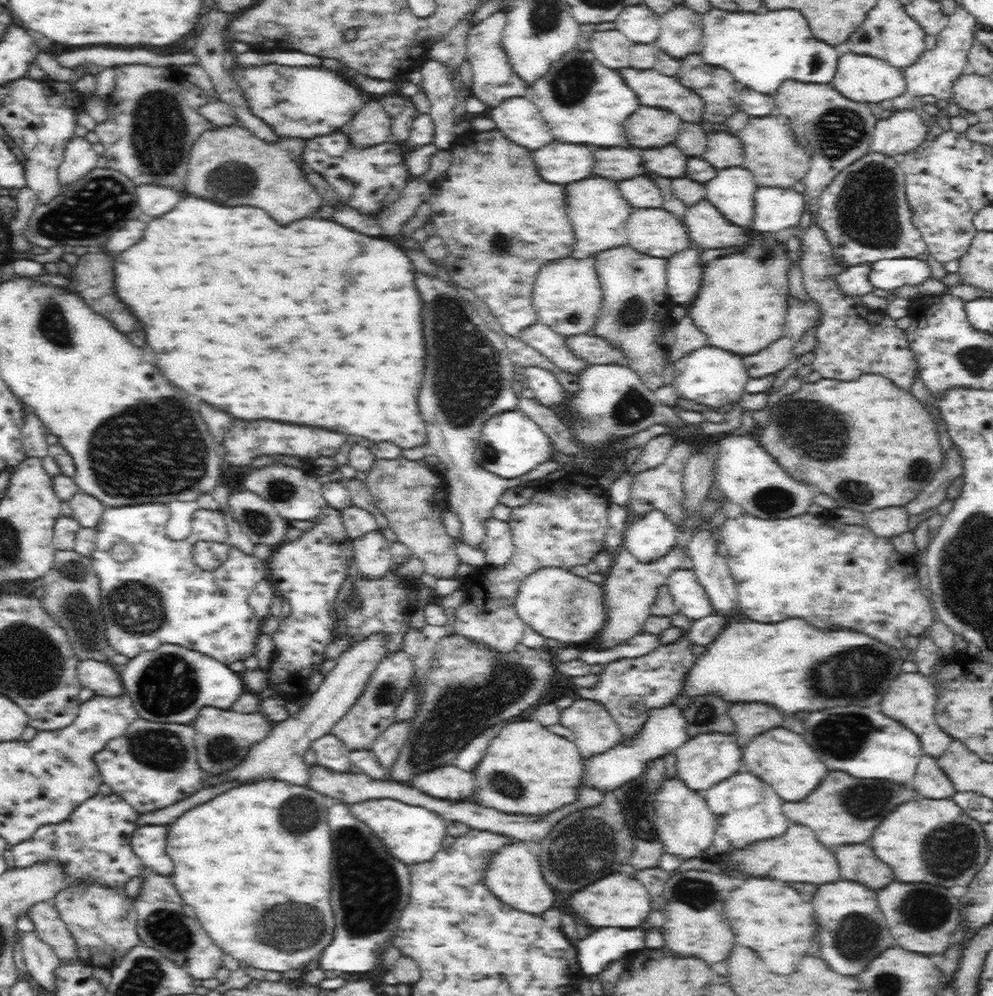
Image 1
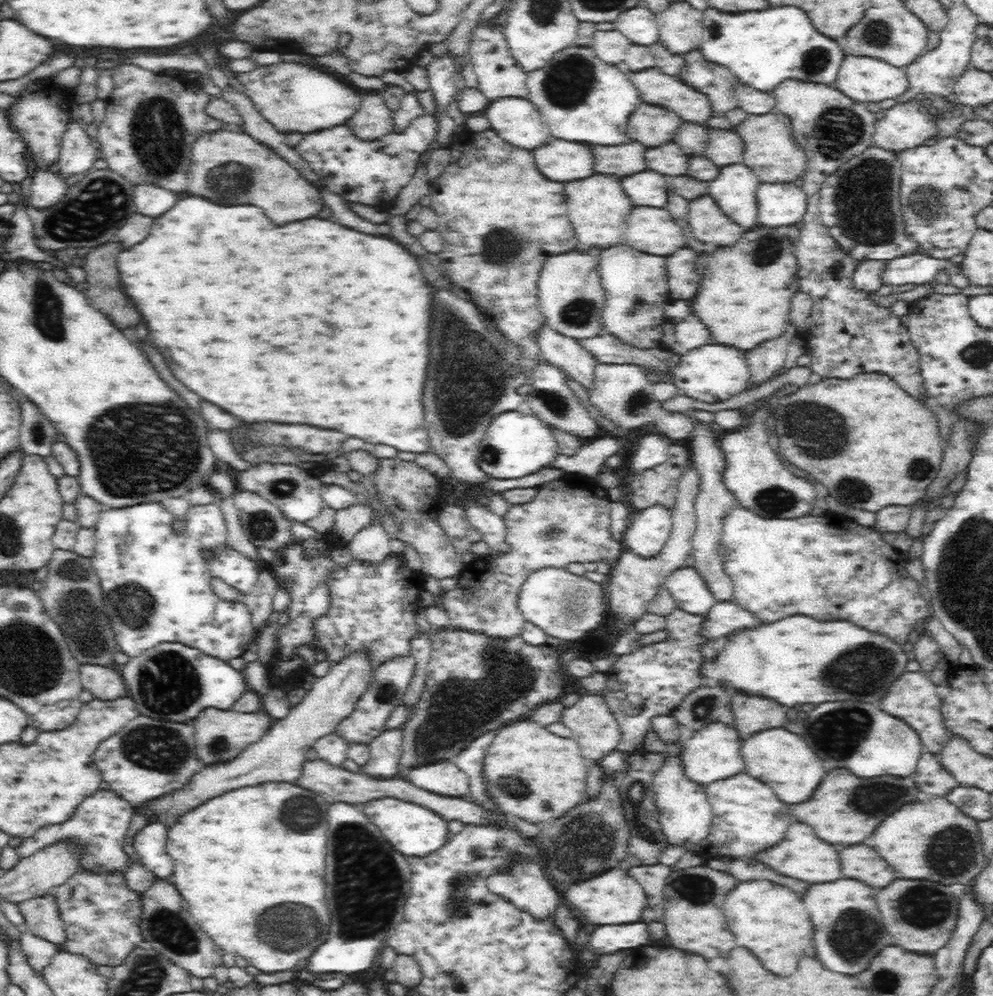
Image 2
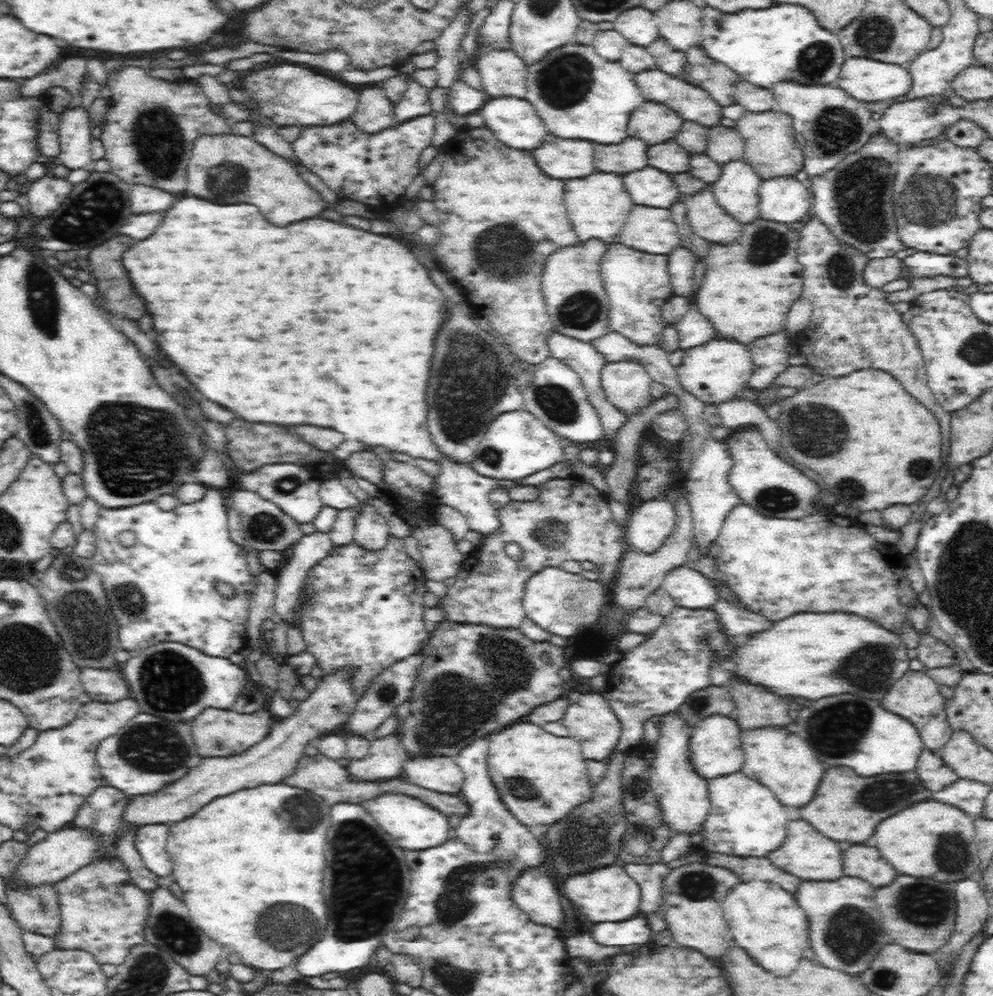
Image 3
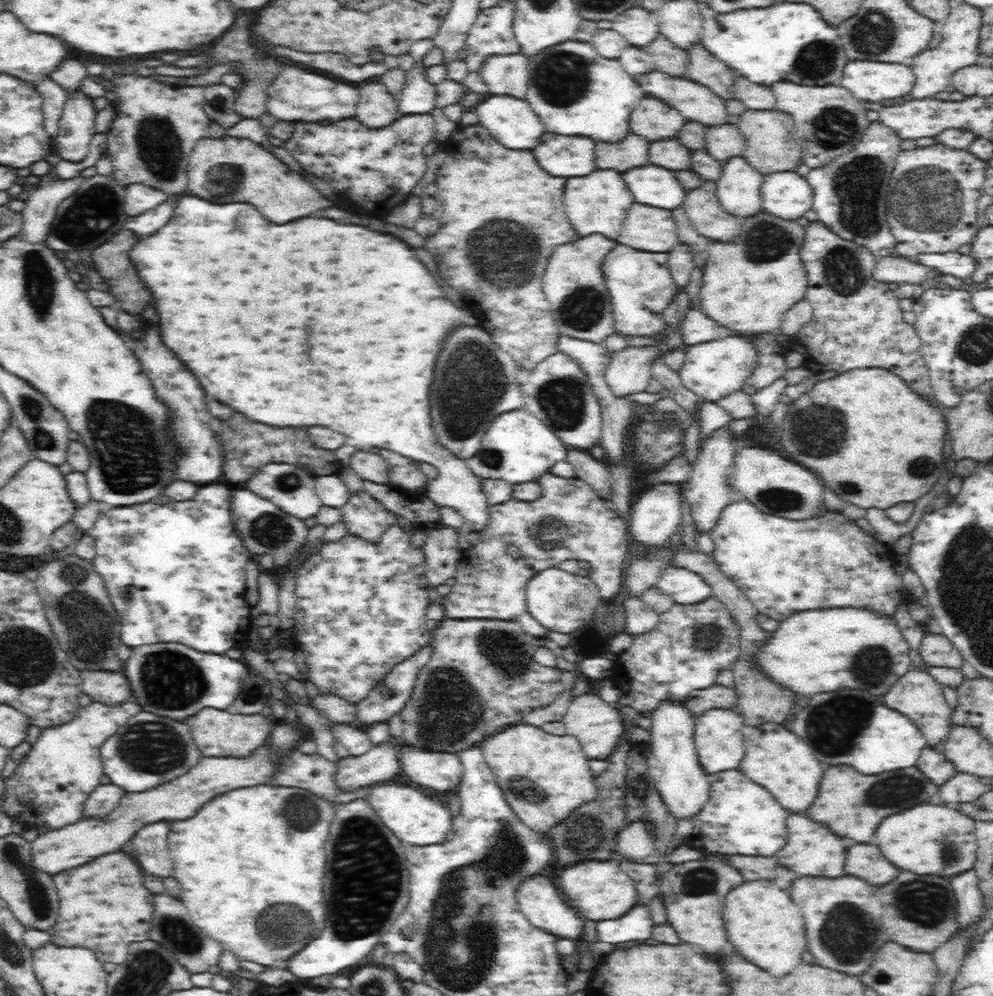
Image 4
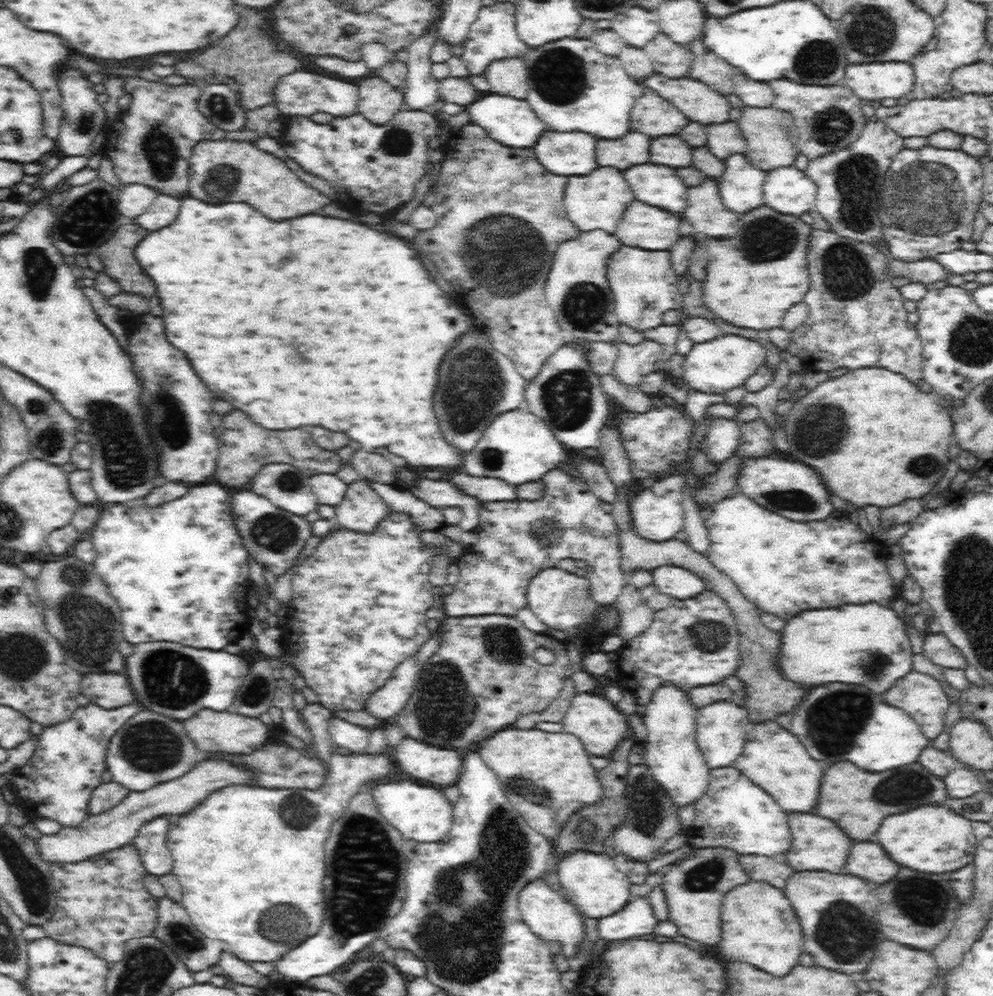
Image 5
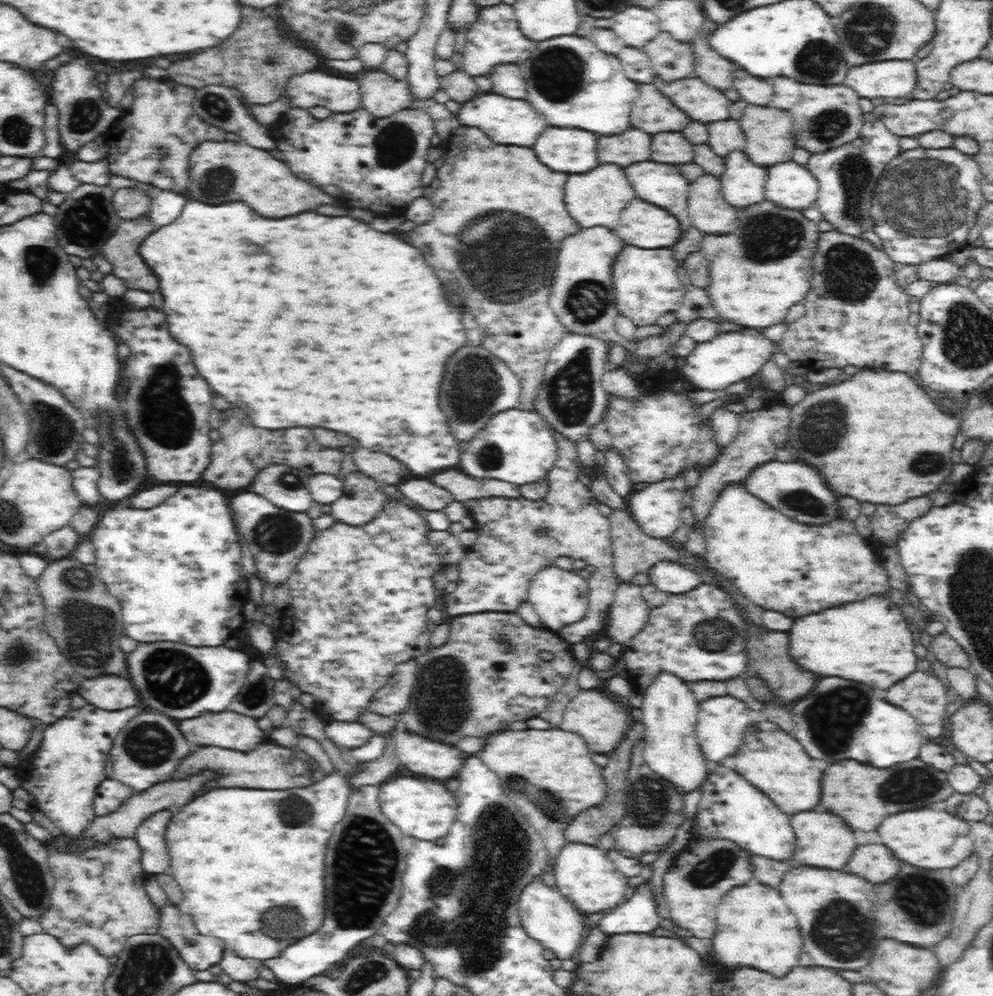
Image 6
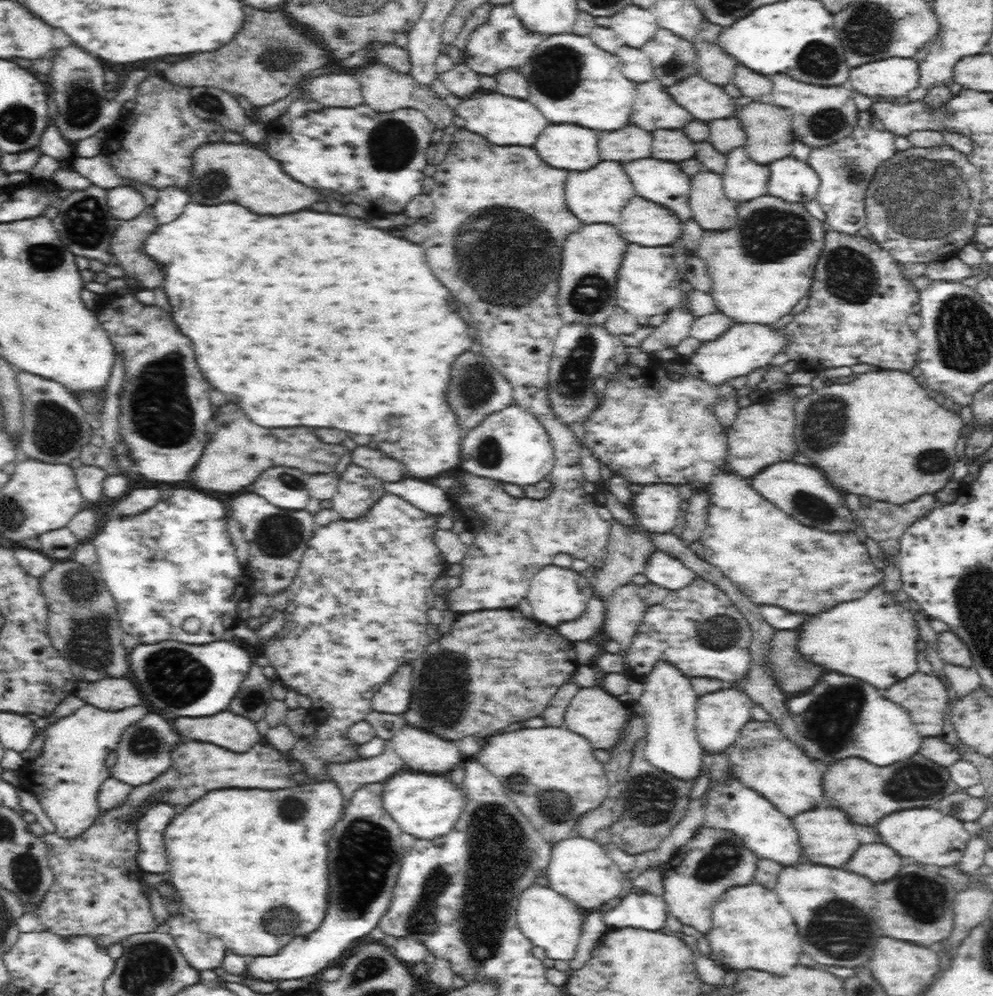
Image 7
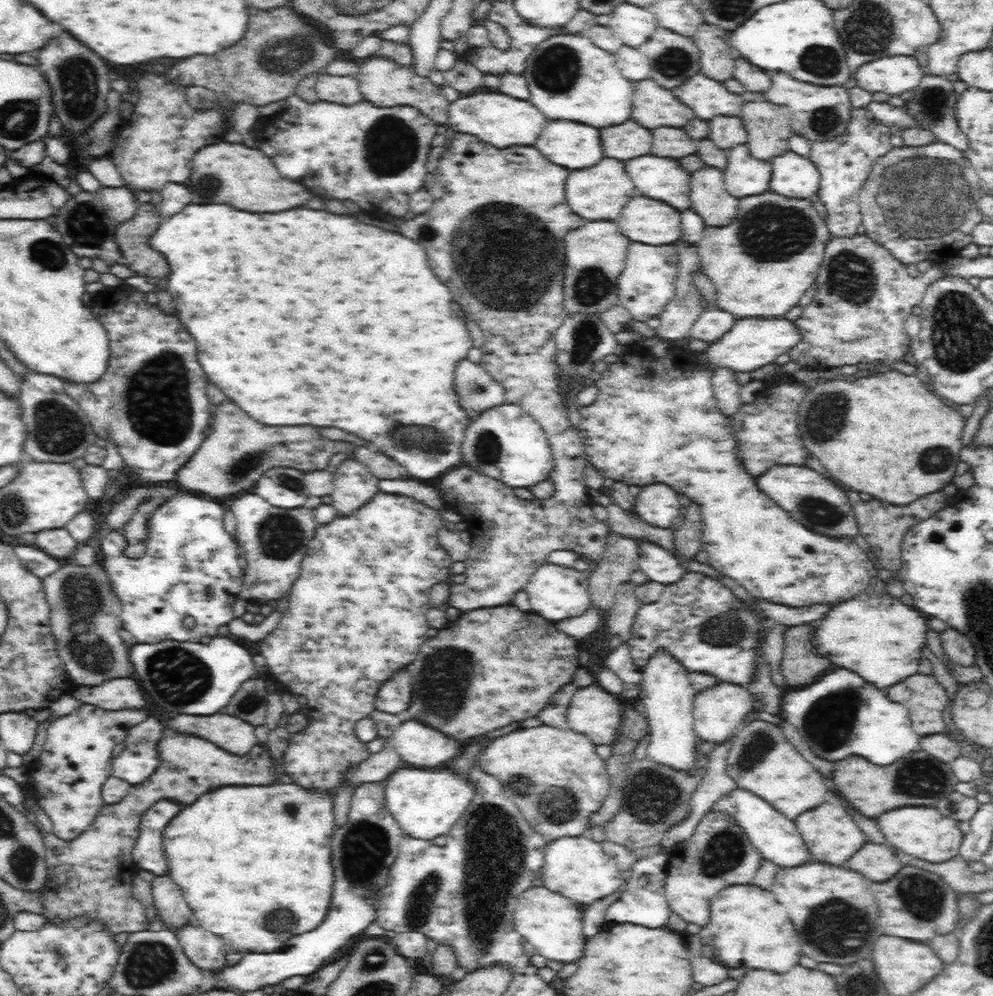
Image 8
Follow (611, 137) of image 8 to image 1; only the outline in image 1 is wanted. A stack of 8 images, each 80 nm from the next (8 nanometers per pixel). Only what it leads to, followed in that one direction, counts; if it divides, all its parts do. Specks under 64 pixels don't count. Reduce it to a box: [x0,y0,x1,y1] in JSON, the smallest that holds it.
[592,148,644,182]

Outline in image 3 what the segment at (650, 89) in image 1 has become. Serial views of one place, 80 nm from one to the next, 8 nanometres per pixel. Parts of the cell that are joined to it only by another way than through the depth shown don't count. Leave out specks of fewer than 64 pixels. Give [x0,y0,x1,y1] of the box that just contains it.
[634,70,721,127]

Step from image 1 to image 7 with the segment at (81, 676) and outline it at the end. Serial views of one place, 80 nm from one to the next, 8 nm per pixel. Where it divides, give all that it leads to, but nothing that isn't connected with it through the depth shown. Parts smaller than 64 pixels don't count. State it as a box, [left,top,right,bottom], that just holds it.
[75,678,142,711]

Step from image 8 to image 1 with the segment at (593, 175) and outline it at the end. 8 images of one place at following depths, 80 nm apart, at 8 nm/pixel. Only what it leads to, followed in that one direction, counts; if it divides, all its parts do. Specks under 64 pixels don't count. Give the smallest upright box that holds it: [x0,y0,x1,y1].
[564,178,633,261]

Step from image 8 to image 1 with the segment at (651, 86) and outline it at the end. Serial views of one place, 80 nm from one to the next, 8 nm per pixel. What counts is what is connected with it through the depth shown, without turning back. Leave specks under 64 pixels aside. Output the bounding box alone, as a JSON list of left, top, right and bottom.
[628,106,680,148]

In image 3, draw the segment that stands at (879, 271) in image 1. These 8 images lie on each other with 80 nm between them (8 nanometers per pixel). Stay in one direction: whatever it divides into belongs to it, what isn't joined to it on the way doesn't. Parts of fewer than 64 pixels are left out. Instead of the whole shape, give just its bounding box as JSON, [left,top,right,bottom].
[894,251,967,283]

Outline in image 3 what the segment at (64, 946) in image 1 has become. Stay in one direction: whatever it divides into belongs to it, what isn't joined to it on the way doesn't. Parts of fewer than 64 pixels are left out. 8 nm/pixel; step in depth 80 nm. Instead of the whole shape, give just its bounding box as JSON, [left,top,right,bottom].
[7,886,61,938]

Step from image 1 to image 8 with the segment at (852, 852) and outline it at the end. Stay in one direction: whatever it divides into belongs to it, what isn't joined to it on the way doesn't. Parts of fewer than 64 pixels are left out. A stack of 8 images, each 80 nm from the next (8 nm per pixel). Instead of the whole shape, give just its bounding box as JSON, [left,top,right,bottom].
[846,844,902,882]

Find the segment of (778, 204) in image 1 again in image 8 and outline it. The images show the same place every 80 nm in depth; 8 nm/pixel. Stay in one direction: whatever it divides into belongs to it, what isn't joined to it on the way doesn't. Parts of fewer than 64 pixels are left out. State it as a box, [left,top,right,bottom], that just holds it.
[768,151,820,200]

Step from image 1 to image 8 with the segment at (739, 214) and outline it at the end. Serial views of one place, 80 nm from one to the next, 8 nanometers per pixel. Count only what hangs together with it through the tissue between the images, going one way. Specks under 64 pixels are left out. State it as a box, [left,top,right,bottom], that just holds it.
[723,145,771,201]

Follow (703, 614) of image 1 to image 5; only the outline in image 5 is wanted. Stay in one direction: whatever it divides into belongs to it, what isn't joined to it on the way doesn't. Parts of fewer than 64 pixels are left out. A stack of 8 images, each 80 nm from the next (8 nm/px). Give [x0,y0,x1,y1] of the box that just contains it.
[653,566,709,602]

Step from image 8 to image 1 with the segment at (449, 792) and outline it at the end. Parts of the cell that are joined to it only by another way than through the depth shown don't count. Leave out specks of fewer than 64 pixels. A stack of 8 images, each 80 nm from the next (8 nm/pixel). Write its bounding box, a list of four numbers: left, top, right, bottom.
[348,798,448,866]

